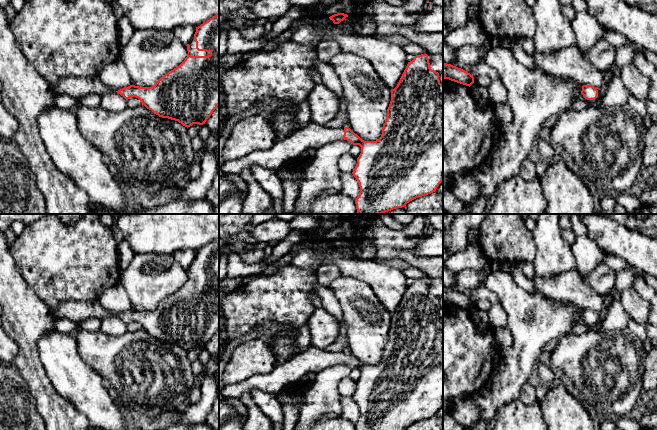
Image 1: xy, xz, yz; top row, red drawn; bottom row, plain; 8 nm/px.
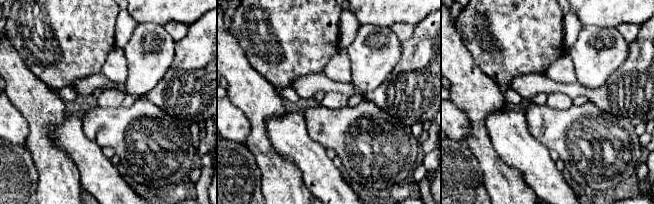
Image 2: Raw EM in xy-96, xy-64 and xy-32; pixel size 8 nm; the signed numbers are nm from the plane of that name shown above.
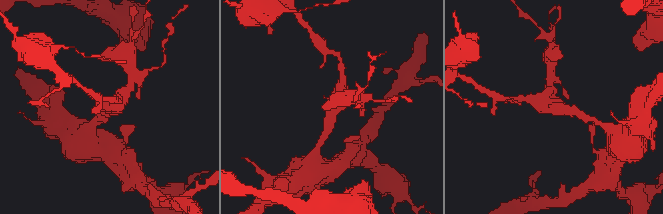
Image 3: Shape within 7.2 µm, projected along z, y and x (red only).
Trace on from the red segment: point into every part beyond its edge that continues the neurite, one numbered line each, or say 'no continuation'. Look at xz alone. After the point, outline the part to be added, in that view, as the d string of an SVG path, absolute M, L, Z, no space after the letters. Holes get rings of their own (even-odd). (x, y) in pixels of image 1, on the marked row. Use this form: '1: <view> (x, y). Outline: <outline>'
1: xz (313, 135). Outline: M310 122L296 130L290 136L278 140L268 150L255 151L236 161L225 161L222 167L224 174L237 174L252 165L265 169L277 170L293 159L297 159L306 149L318 149L334 140L342 139L344 127L328 128Z

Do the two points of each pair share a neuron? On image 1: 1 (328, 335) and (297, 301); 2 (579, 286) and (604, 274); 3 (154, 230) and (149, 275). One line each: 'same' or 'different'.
1: different
2: different
3: different

